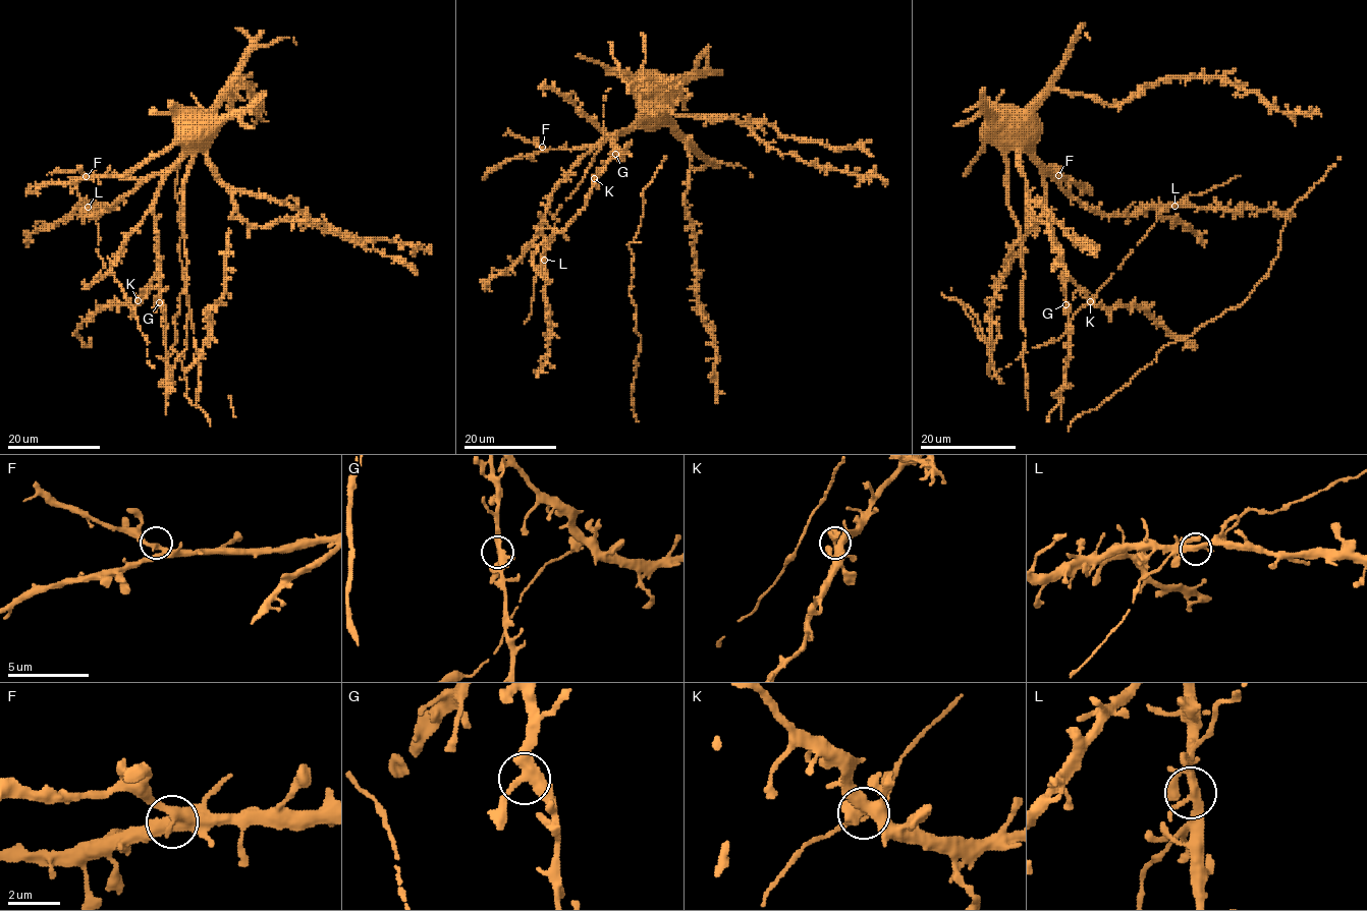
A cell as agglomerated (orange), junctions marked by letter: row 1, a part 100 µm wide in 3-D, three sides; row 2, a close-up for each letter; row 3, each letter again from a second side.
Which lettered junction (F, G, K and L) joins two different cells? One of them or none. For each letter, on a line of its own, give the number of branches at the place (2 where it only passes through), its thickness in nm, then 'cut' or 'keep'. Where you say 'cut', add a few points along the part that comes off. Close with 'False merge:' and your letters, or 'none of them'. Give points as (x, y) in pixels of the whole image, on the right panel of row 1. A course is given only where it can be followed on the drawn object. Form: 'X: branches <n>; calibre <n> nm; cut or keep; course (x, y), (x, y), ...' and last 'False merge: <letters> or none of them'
F: branches 3; calibre 300 nm; keep
G: branches 4; calibre 320 nm; keep
K: branches 4; calibre 420 nm; keep
L: branches 4; calibre 280 nm; keep
False merge: none of them

